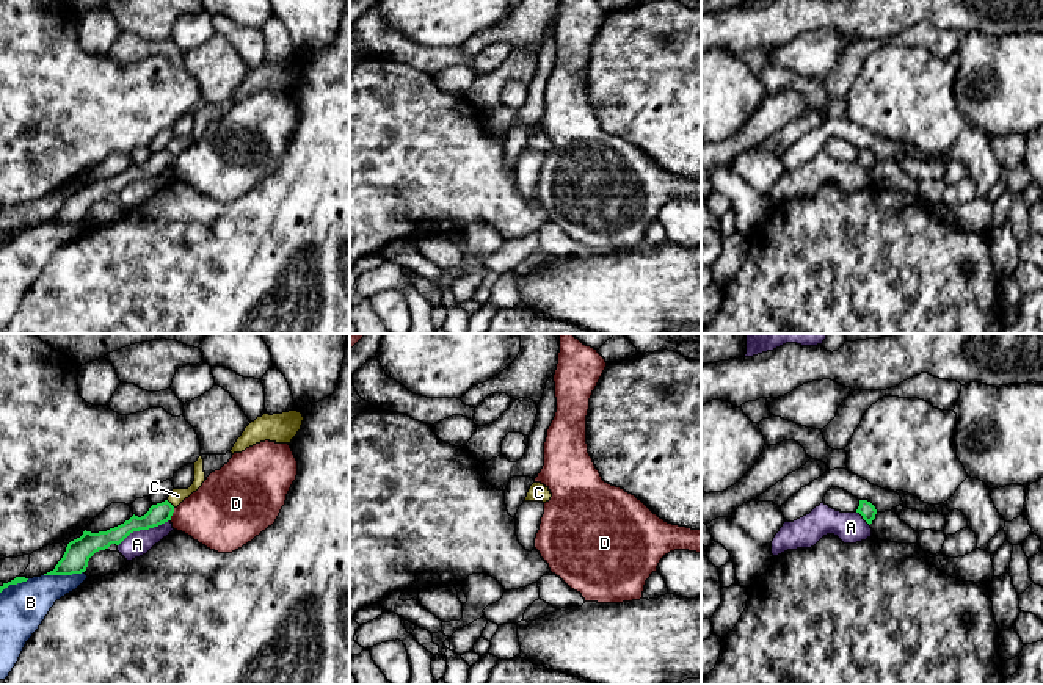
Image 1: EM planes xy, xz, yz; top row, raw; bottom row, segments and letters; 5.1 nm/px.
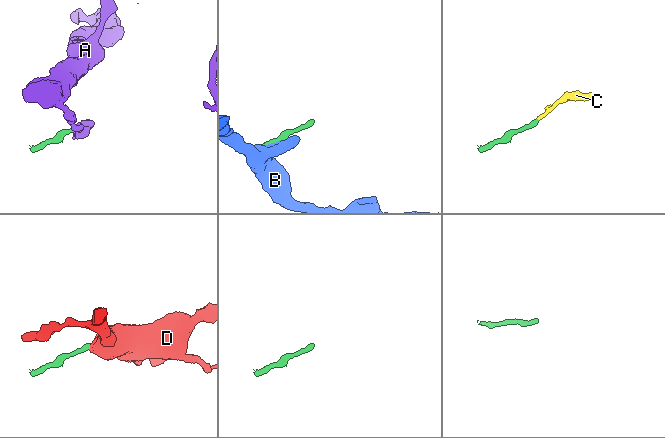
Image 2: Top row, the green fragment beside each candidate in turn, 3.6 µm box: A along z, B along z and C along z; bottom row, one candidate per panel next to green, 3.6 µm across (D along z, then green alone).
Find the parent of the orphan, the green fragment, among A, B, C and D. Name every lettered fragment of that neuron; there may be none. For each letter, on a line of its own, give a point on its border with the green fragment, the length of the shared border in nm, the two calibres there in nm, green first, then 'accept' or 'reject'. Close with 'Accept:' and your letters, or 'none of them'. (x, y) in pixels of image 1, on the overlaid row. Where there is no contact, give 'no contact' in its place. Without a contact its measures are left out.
A: meets green in xy at (143, 529); contact 300 nm long; 110 nm thick on the green side, 130 nm on the other; reject
B: meets green in xy at (63, 574); contact 200 nm long; 130 nm thick on the green side, 240 nm on the other; reject
C: meets green in xy at (170, 503); contact 60 nm long; 110 nm thick on the green side, 80 nm on the other; accept
D: meets green in xy at (171, 514); contact 70 nm long; 110 nm thick on the green side, 360 nm on the other; reject
Accept: C

